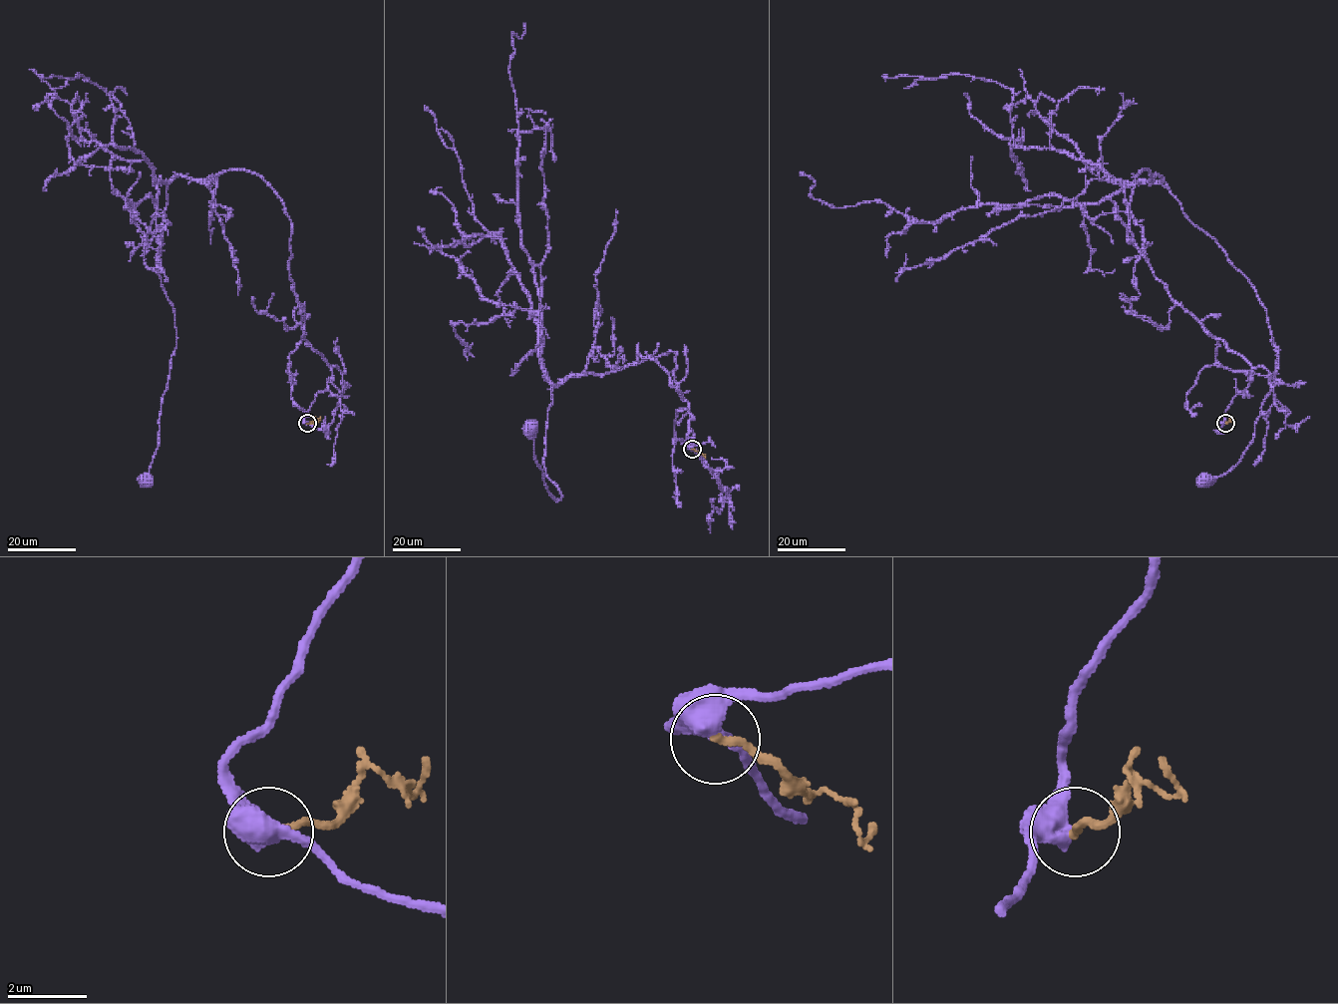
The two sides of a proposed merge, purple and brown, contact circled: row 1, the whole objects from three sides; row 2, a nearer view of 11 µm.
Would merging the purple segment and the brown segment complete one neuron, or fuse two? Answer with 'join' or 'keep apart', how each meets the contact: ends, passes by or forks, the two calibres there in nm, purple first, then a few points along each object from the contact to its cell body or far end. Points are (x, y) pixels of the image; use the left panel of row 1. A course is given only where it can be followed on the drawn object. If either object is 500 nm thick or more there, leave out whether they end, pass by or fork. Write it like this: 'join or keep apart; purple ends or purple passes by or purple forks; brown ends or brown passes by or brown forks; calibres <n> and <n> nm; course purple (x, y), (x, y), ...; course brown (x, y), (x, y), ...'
keep apart; purple passes by; brown ends; calibres 440 and 200 nm; course purple (307, 423), (332, 375), (302, 336), (283, 200), (244, 169), (176, 175), (159, 275), (176, 338), (144, 479); course brown (307, 423), (317, 418), (320, 421)

